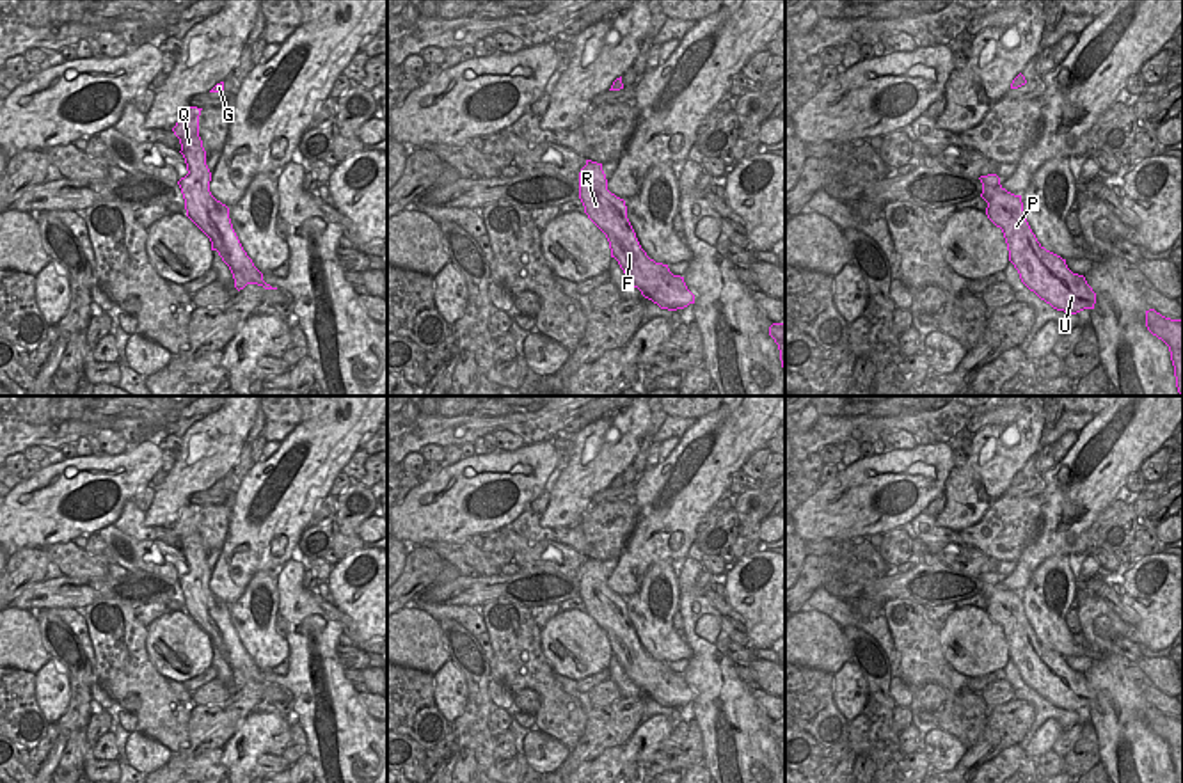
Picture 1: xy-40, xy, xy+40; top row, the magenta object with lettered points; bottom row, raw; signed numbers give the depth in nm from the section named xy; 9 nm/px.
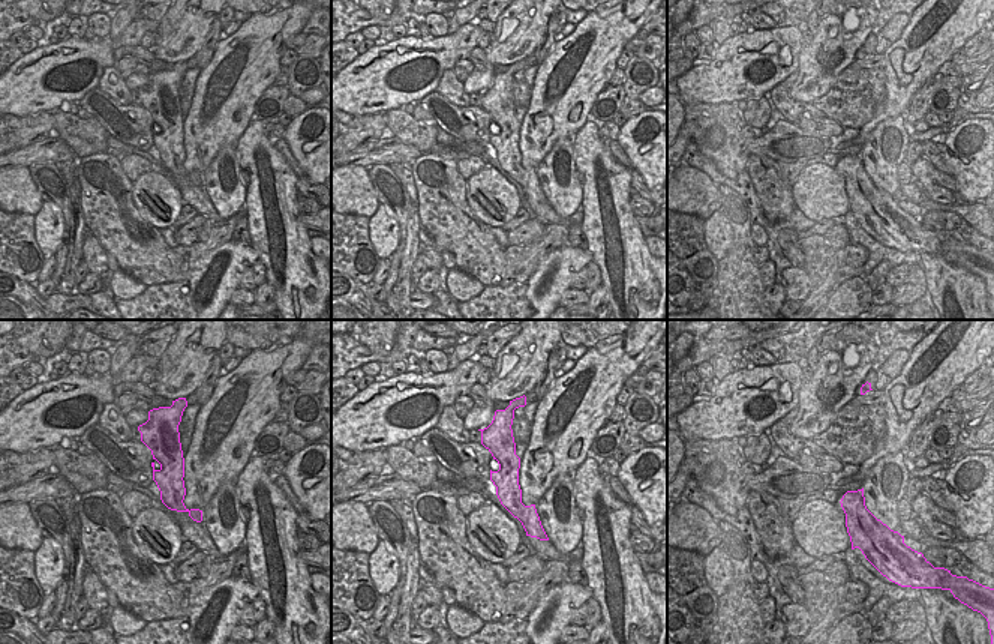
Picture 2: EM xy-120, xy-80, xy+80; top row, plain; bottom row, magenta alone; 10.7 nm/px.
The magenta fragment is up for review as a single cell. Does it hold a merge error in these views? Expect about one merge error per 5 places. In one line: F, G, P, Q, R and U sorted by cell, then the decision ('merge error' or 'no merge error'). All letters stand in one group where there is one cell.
groups F G P Q R U; no merge error

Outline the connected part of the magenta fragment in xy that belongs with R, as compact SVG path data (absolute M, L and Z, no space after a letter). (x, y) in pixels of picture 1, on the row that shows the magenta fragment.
M586 160L579 172L579 199L588 218L606 234L611 257L645 298L668 311L695 304L684 277L673 275L668 265L655 263L641 249L627 218L625 201L607 190L602 163Z

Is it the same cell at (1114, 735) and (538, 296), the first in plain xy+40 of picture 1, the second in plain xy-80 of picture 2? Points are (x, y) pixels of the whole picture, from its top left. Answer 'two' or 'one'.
two

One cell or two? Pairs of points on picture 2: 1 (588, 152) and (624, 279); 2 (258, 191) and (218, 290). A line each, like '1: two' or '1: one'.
1: one
2: two

